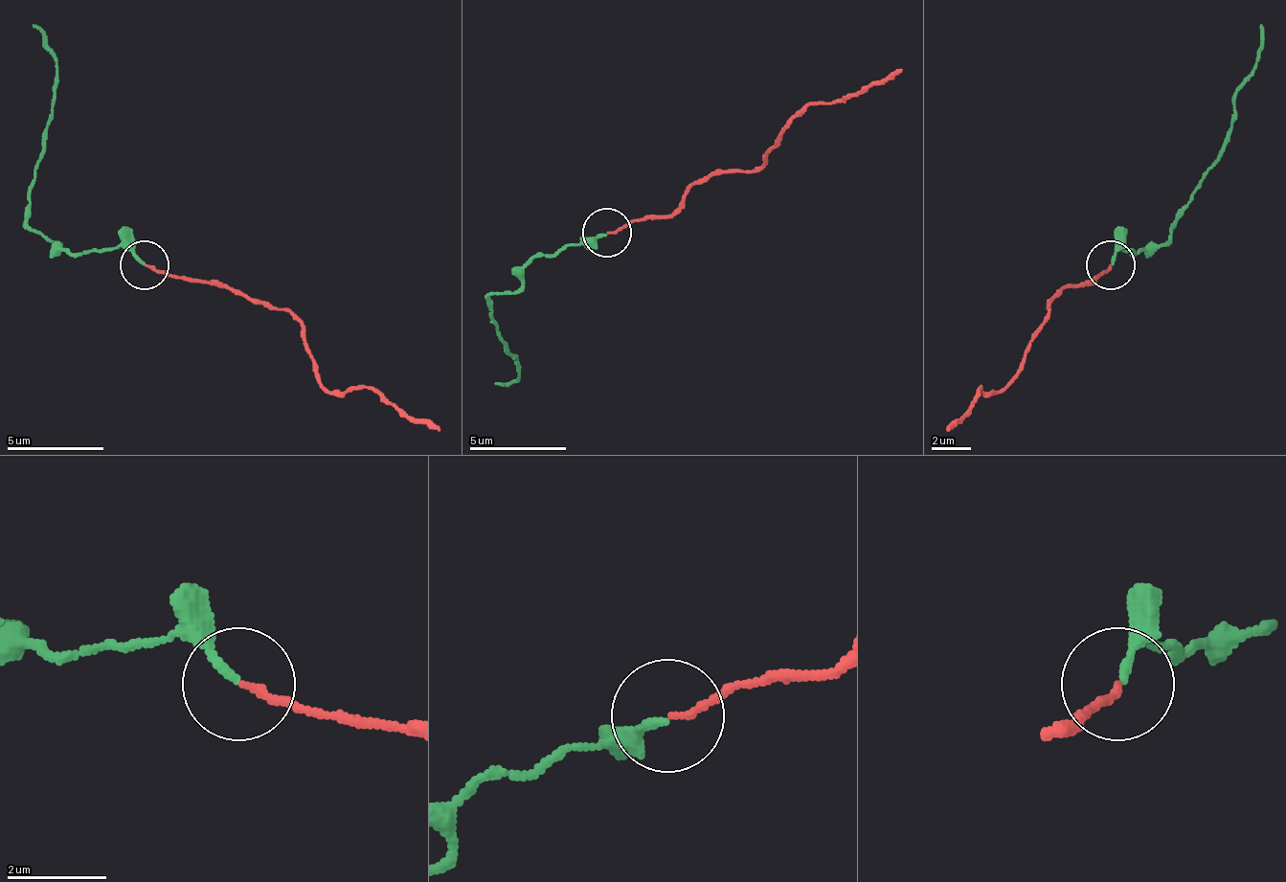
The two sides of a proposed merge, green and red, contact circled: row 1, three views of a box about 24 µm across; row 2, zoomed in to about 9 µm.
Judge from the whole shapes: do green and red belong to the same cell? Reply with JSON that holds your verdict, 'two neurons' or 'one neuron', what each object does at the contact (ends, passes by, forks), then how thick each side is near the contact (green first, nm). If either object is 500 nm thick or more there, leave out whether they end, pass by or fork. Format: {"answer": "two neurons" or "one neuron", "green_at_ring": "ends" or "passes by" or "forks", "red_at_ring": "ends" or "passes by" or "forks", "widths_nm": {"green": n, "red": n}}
{"answer": "one neuron", "green_at_ring": "ends", "red_at_ring": "ends", "widths_nm": {"green": 150, "red": 140}}

